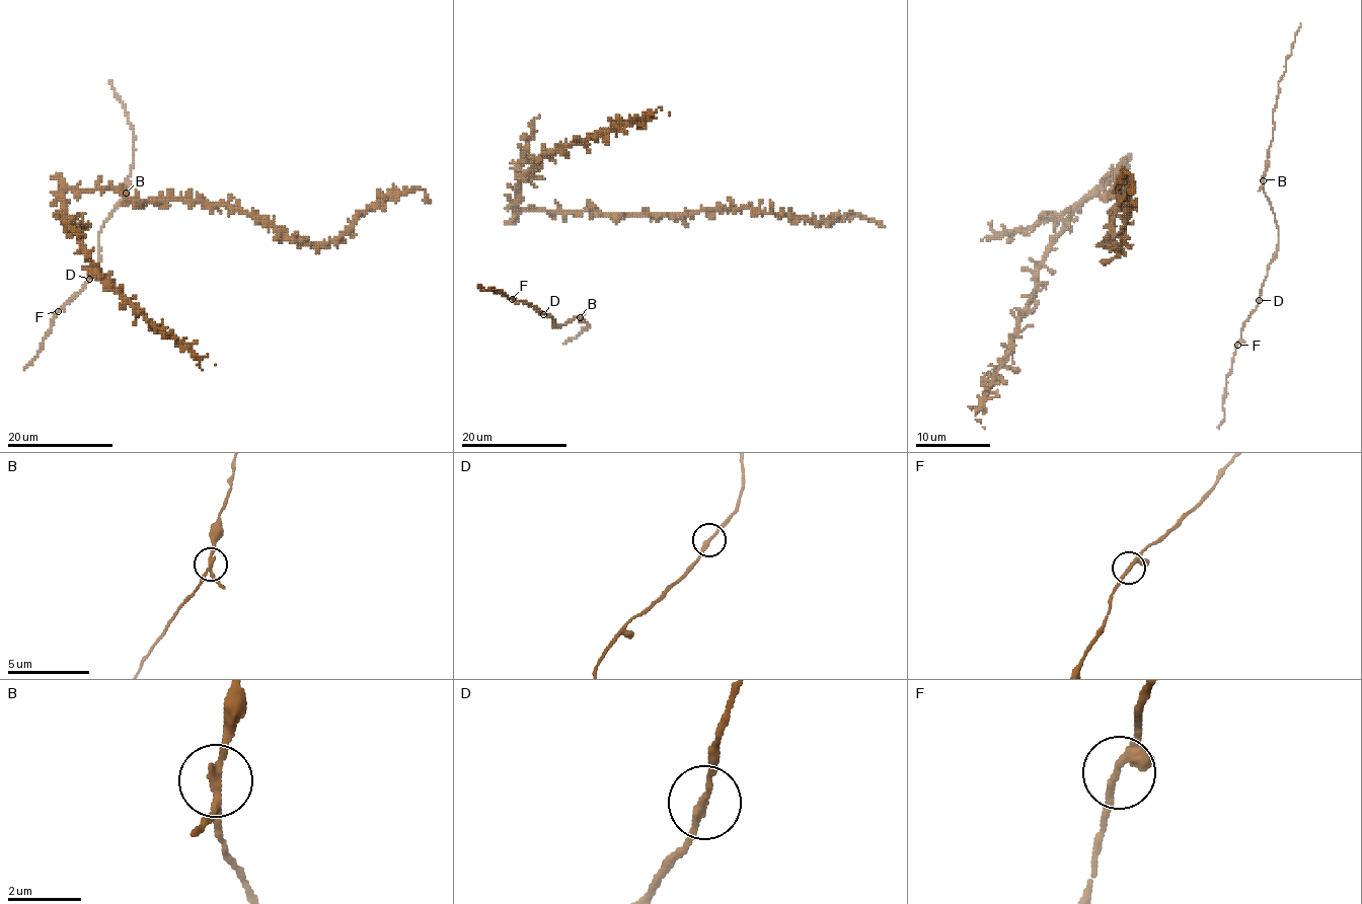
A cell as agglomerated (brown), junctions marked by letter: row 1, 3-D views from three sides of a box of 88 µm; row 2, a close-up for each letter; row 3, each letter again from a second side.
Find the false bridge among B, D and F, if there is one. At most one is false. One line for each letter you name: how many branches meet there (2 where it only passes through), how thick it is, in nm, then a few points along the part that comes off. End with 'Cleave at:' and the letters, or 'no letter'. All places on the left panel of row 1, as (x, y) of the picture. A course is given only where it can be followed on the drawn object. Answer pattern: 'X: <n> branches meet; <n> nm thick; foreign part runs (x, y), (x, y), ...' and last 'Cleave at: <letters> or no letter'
B: 3 branches meet; 170 nm thick; foreign part runs (126, 193), (134, 158), (134, 133), (125, 106), (109, 81)
Cleave at: B

